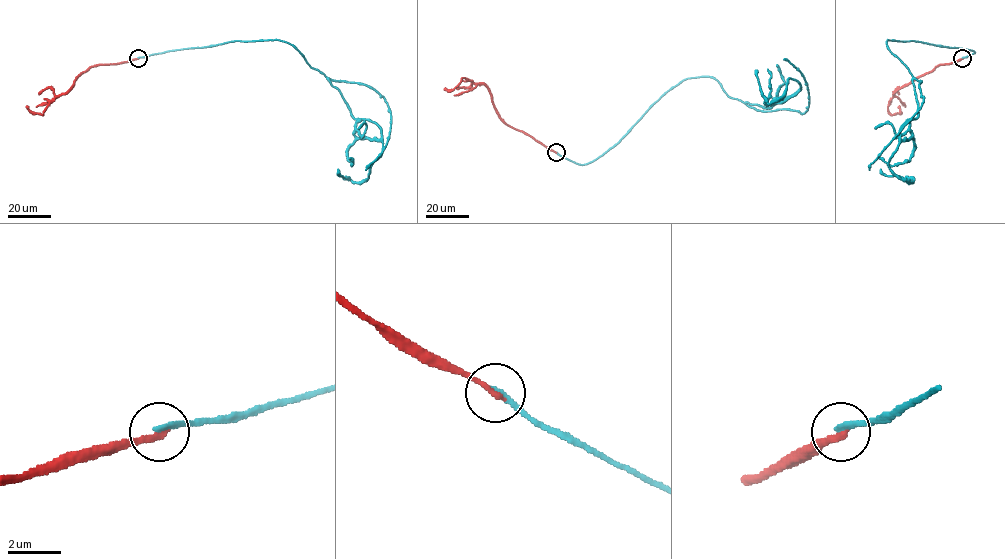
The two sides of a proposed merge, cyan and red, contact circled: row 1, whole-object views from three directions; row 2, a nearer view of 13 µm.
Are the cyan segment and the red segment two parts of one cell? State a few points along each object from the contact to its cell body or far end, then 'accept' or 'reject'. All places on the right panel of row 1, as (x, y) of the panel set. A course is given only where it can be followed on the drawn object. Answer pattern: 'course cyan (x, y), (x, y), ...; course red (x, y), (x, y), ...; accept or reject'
course cyan (962, 58), (974, 51), (887, 39), (912, 76), (918, 104), (888, 166), (913, 181), (880, 169); course red (962, 58), (939, 64), (901, 86), (894, 92), (888, 111), (892, 115), (899, 113), (899, 106); reject

